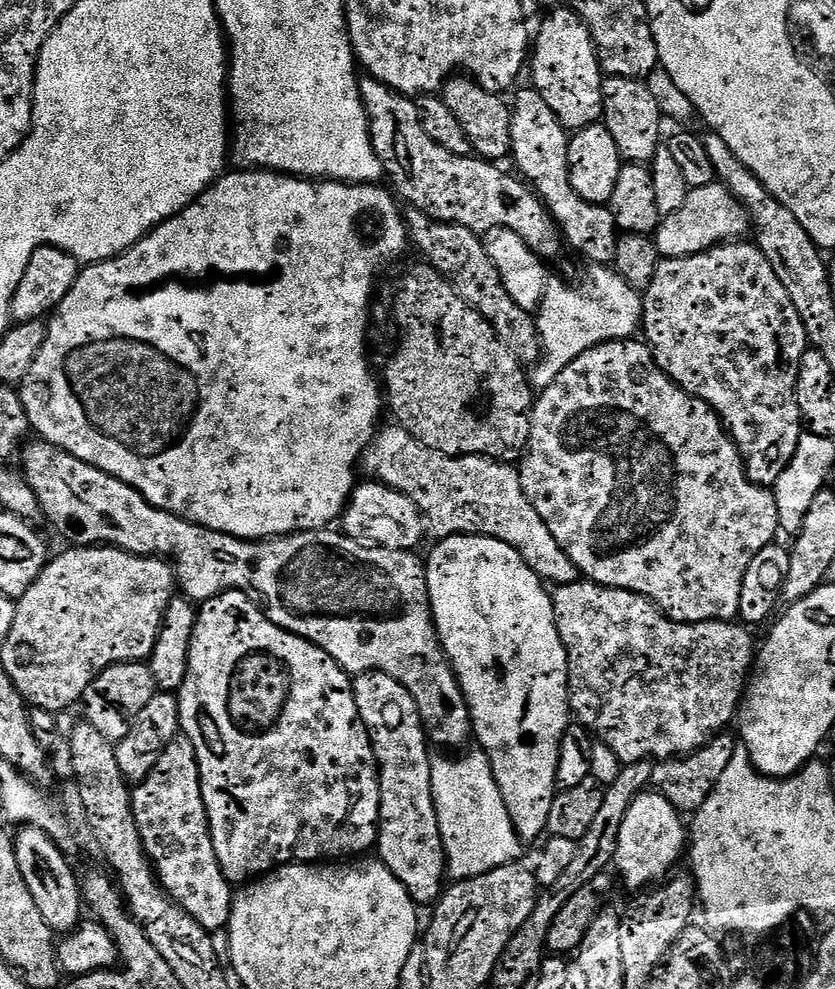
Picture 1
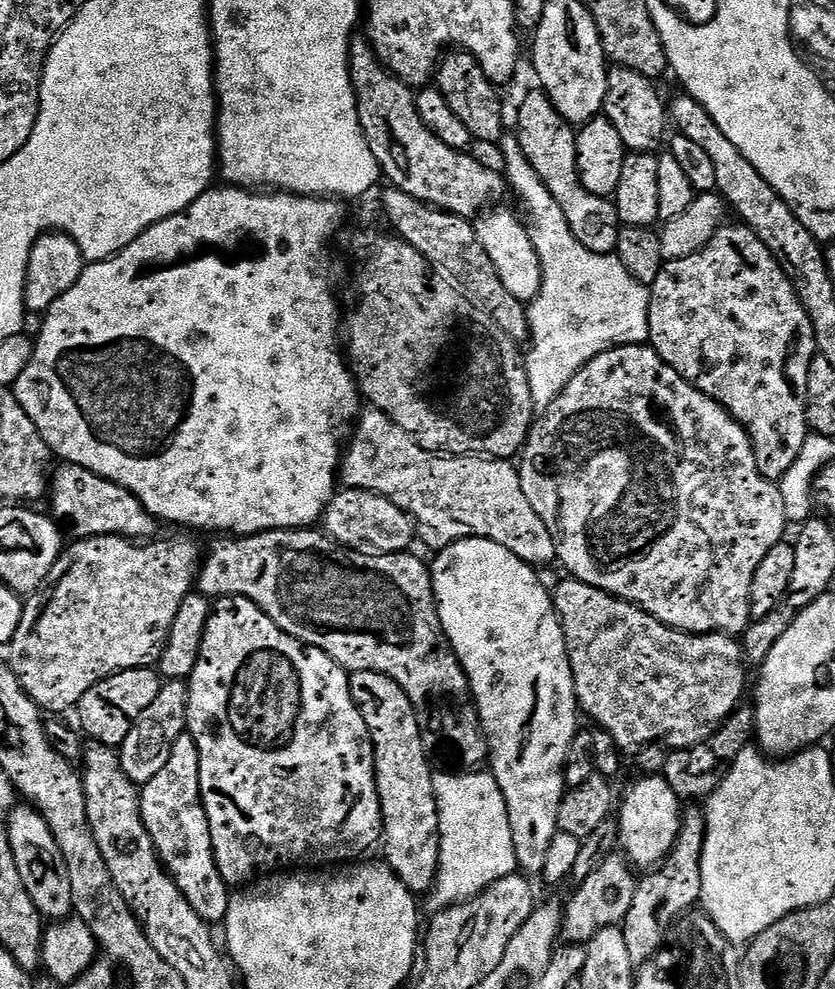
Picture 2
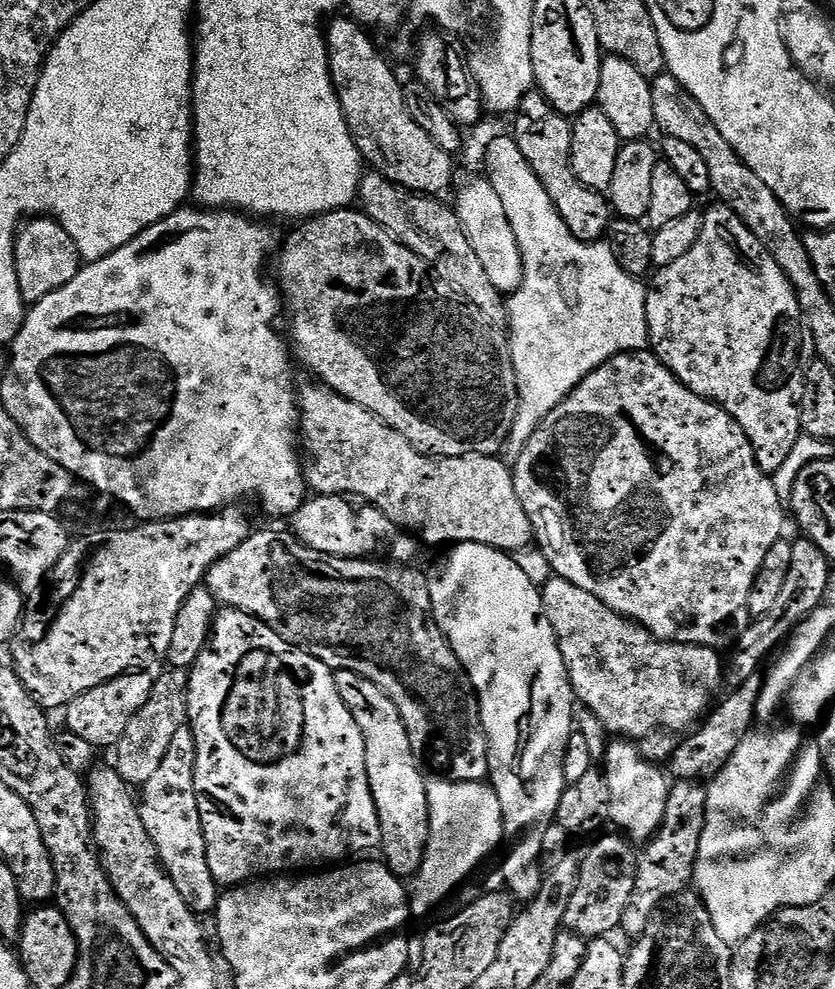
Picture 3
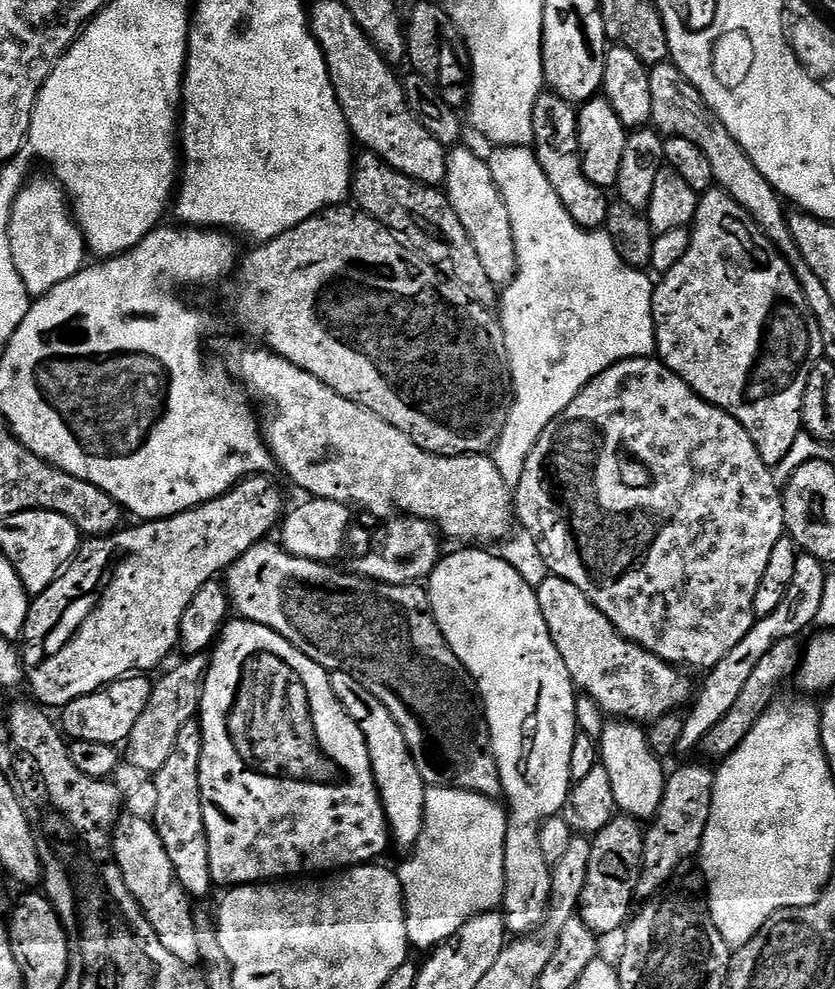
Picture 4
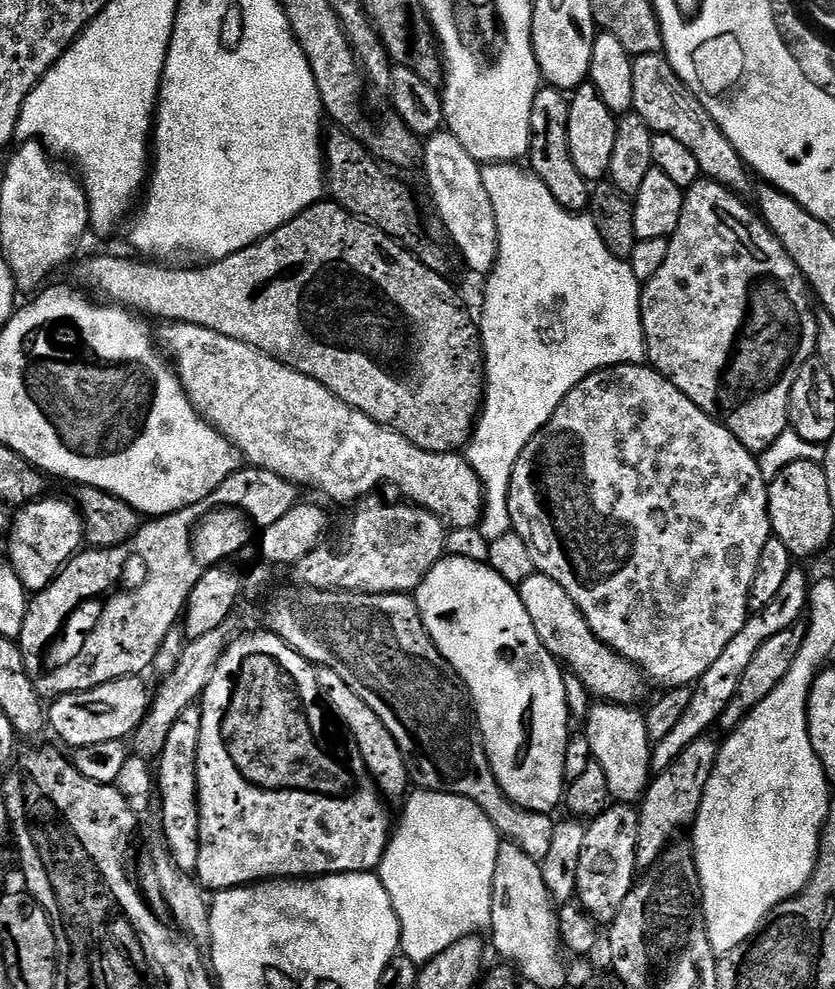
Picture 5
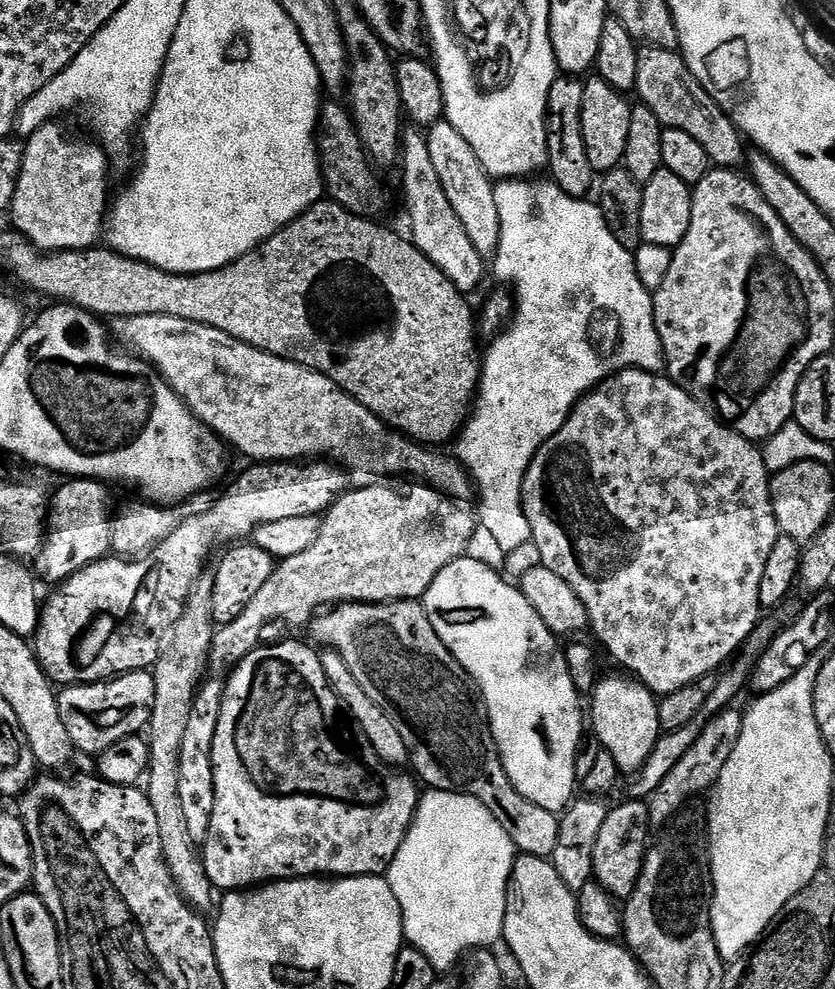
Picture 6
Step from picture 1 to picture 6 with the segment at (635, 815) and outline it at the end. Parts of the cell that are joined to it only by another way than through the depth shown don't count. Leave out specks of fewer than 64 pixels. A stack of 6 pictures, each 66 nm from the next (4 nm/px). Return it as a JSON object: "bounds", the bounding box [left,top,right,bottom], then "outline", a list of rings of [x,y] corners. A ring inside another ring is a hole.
{"bounds":[590,676,661,774],"outline":[[[612,676],[604,681],[601,679],[591,691],[590,728],[591,731],[592,728],[594,730],[592,732],[599,741],[599,747],[613,756],[619,771],[624,774],[635,774],[650,758],[650,750],[654,750],[654,746],[661,738],[658,718],[660,706],[651,690],[635,679],[620,676]]]}

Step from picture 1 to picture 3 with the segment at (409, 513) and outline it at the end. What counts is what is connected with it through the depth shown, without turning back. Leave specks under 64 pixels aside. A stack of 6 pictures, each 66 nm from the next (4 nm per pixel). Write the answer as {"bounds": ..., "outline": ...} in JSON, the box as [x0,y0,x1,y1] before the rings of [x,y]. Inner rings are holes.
{"bounds":[290,495,398,560],"outline":[[[313,495],[311,498],[305,499],[304,504],[291,517],[290,528],[296,539],[301,540],[306,546],[310,546],[314,550],[322,550],[322,554],[330,554],[338,558],[346,558],[347,560],[359,560],[368,558],[373,555],[372,552],[379,546],[383,540],[391,541],[397,535],[398,526],[391,520],[384,511],[375,506],[360,506],[355,512],[352,509],[353,501],[347,496],[321,496]]]}

